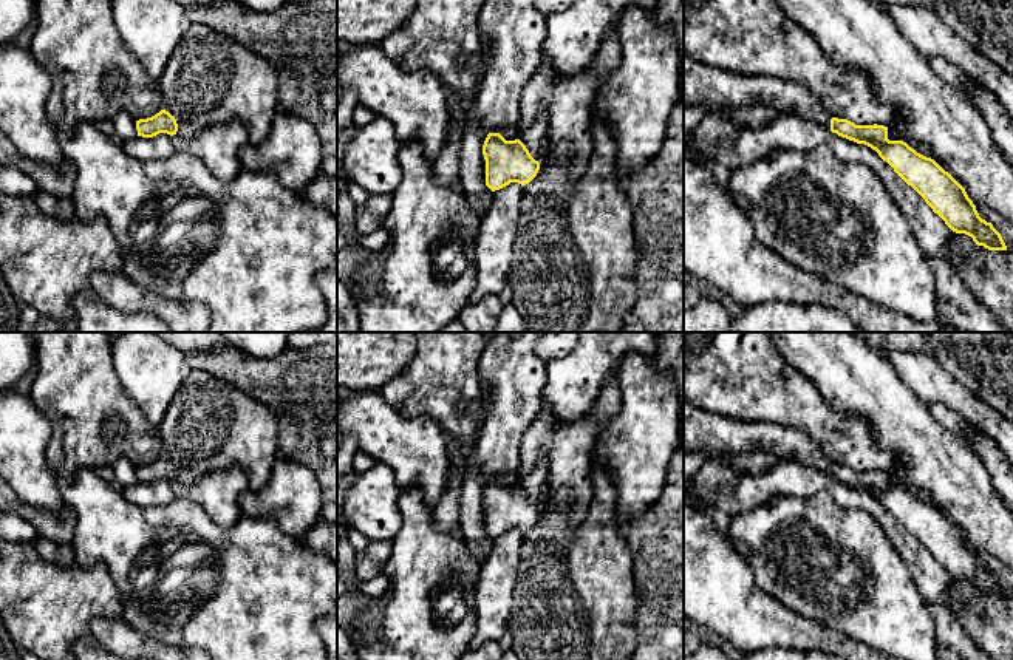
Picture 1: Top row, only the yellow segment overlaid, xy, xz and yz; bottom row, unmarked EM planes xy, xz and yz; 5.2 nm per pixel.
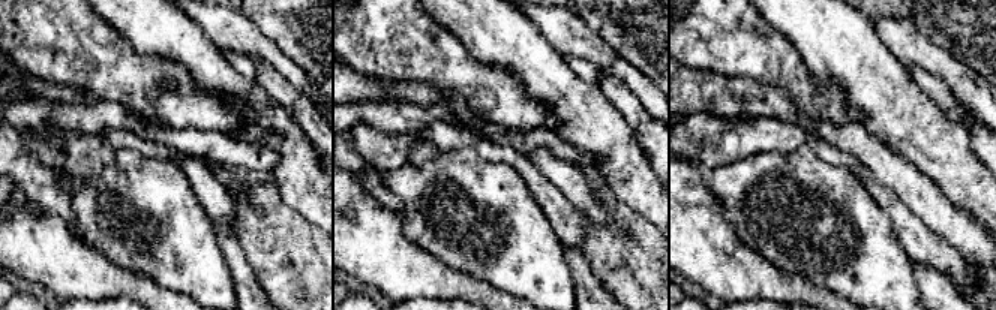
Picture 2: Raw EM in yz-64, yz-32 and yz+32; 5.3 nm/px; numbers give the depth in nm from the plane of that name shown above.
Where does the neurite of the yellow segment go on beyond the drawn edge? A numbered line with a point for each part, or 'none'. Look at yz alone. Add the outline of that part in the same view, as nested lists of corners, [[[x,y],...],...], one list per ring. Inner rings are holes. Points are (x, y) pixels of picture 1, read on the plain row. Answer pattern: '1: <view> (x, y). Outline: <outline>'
1: yz (706, 433). Outline: [[[684,399],[684,454],[755,451],[792,456],[793,461],[831,475],[832,464],[806,433],[770,422],[728,419]]]

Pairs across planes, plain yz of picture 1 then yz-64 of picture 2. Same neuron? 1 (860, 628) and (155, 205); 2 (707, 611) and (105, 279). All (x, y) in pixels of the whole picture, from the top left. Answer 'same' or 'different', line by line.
1: same
2: same

